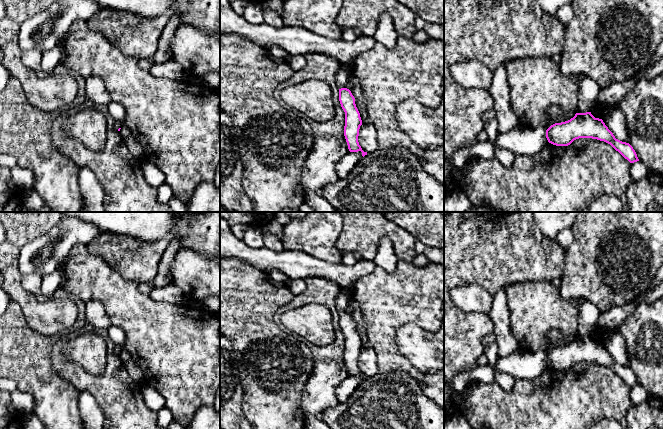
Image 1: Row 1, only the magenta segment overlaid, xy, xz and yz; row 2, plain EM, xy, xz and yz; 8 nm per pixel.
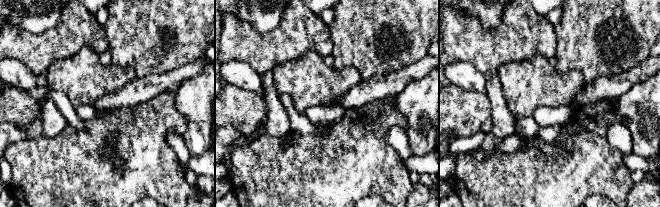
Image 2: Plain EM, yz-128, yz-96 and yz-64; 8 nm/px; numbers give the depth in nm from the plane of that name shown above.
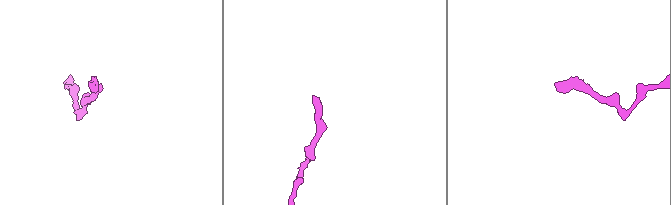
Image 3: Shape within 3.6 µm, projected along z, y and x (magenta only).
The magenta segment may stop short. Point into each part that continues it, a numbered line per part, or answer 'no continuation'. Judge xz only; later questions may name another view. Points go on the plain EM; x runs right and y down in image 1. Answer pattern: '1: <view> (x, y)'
1: xz (342, 300)

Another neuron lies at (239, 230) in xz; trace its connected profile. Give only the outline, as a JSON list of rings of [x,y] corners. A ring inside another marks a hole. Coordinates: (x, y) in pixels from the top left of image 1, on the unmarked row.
[[[238,224],[231,226],[232,233],[238,238],[238,239],[243,239],[244,234],[246,231],[252,227],[251,225],[247,224]]]

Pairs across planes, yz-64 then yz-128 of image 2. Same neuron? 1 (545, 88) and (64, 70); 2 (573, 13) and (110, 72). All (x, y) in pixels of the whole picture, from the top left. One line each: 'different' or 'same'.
1: same
2: different

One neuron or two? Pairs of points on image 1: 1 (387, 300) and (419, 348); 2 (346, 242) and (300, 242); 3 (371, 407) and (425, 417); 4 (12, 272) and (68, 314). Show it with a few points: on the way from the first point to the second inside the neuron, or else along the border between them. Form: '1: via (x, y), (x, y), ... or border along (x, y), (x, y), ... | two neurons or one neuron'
1: border along (427, 331), (405, 323), (396, 332), (396, 347) | two neurons
2: border along (343, 222), (343, 228), (336, 243), (339, 251) | two neurons
3: via (384, 417), (412, 417) | one neuron
4: via (17, 289), (45, 314), (51, 314) | one neuron

